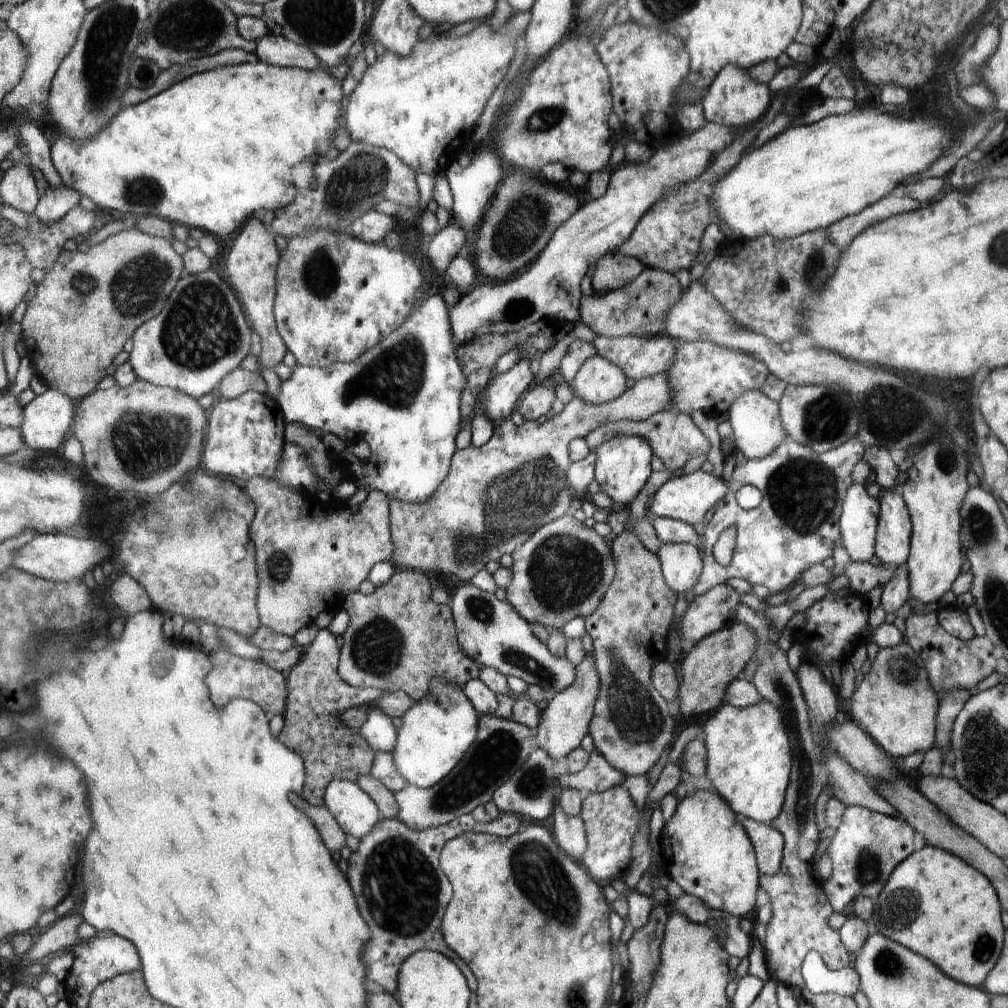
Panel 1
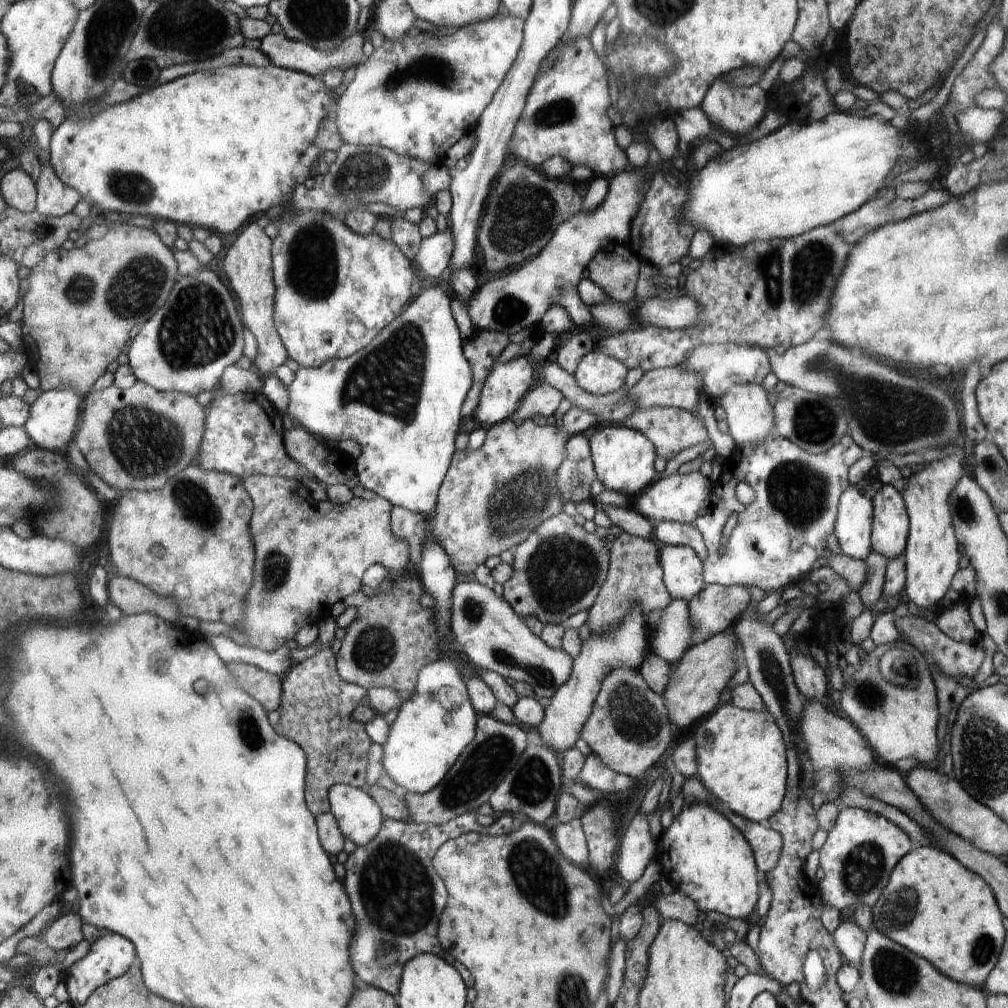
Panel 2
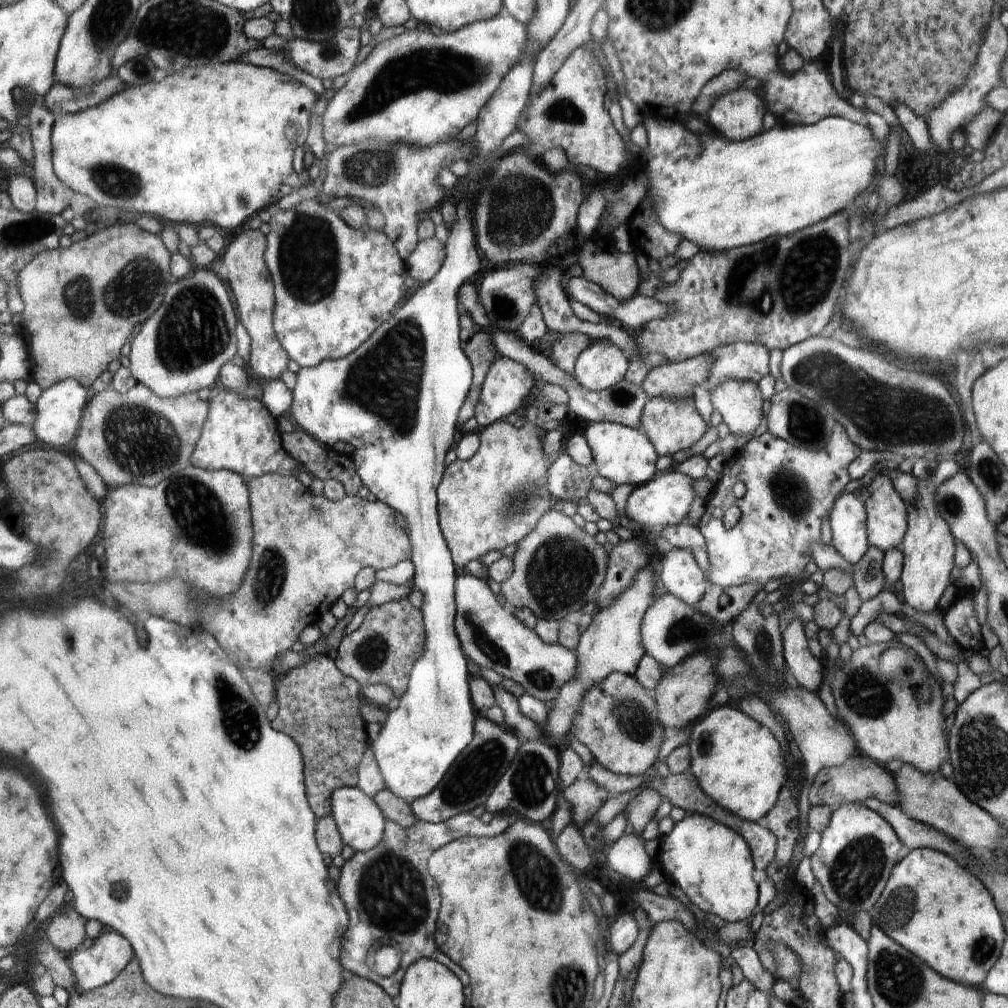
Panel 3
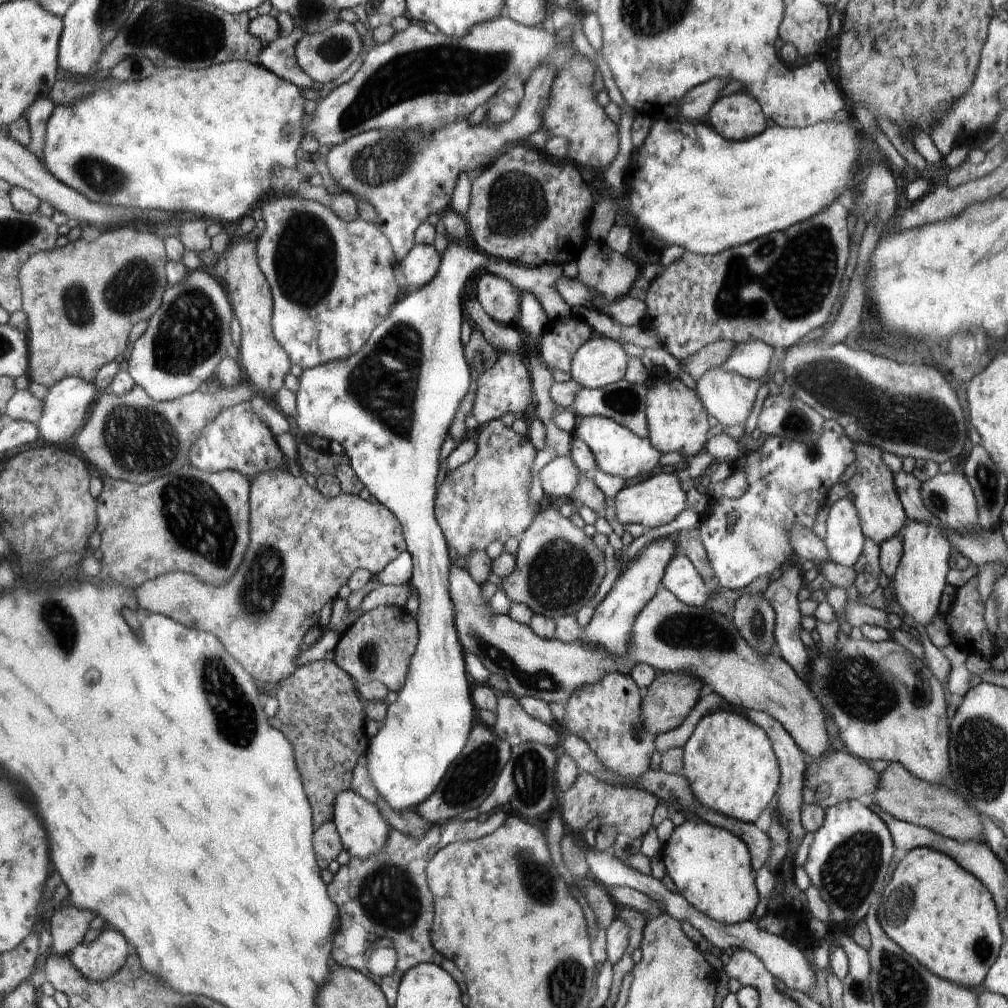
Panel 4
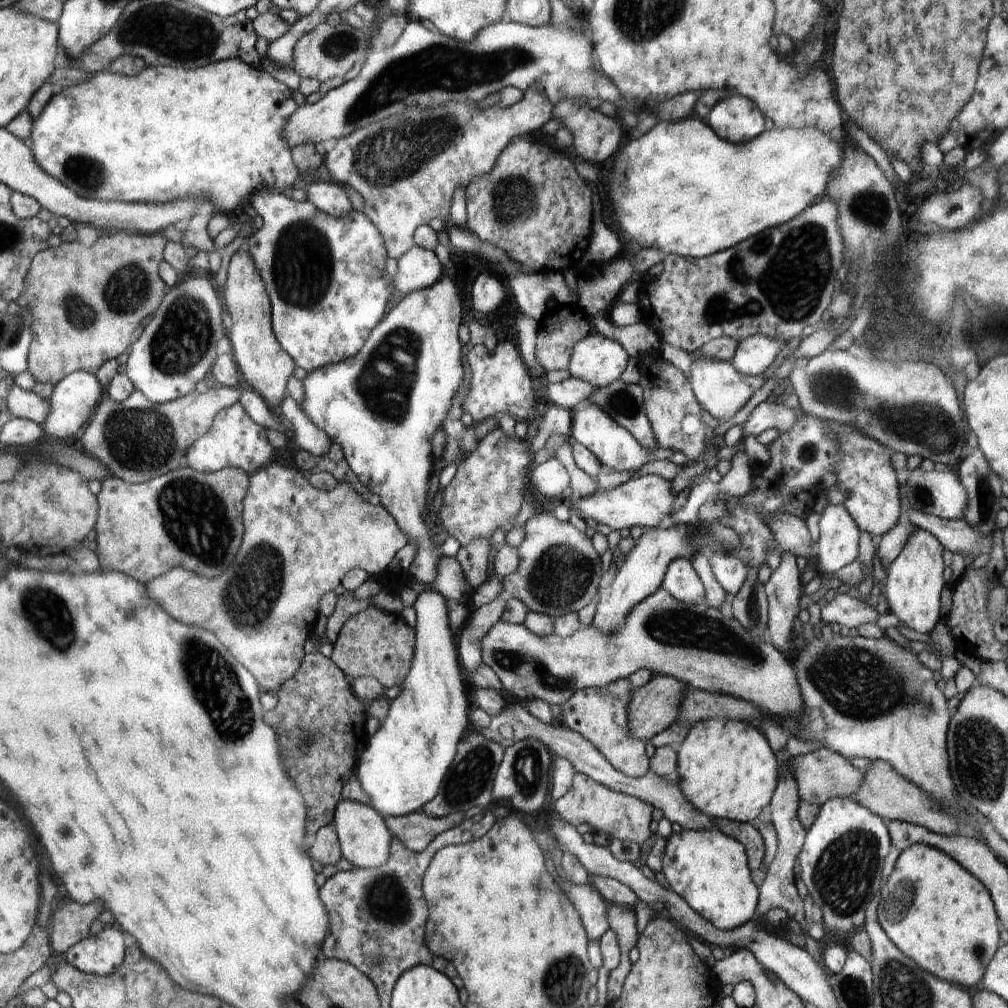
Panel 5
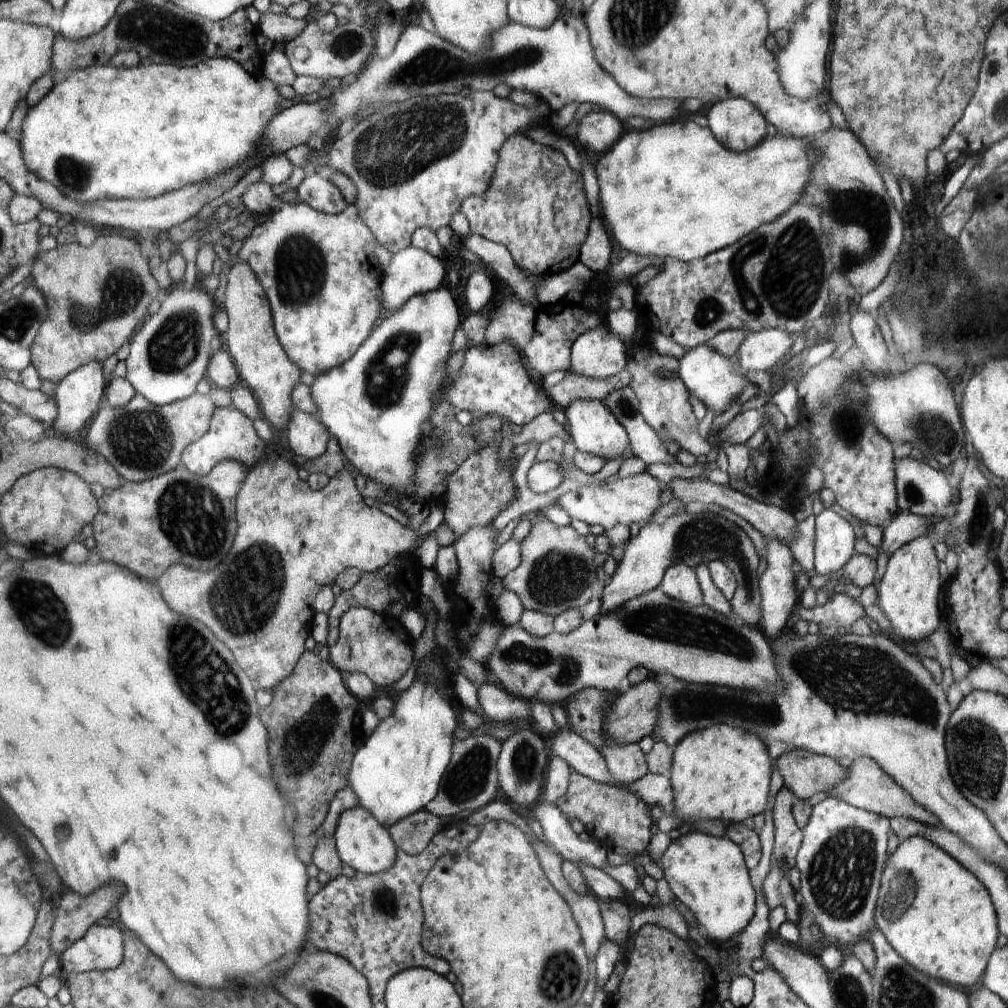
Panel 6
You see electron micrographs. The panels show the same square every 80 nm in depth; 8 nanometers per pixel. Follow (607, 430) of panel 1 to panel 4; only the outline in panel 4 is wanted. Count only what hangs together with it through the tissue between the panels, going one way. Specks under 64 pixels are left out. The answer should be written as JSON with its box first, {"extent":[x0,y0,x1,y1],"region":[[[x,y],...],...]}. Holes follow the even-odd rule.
{"extent":[646,380,708,459],"region":[[[670,380],[669,386],[660,390],[650,389],[646,397],[646,416],[648,436],[654,448],[662,454],[678,453],[685,459],[697,455],[706,440],[708,434],[708,414],[702,408],[696,391],[691,390],[681,380]]]}

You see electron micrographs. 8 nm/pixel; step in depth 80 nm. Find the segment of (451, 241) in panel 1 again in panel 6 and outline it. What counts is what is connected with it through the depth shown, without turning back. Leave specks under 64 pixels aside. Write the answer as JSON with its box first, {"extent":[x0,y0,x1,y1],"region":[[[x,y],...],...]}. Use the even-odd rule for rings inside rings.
{"extent":[383,246,444,312],"region":[[[407,246],[392,255],[392,260],[386,269],[386,278],[383,283],[383,303],[387,312],[397,311],[411,296],[418,293],[436,290],[438,286],[444,286],[444,266],[440,262],[440,257],[415,246]]]}

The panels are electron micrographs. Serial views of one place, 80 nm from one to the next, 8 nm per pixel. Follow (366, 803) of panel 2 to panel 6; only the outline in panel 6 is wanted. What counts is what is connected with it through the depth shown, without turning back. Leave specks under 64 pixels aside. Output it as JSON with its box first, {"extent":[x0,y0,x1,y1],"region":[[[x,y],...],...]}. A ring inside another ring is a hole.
{"extent":[333,805,398,874],"region":[[[360,805],[341,812],[333,837],[342,862],[358,873],[380,874],[396,863],[398,848],[389,829],[380,823],[369,809]]]}

